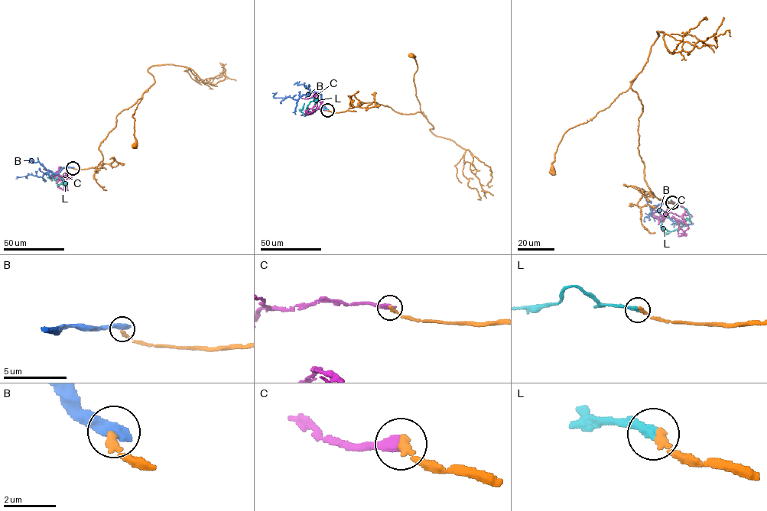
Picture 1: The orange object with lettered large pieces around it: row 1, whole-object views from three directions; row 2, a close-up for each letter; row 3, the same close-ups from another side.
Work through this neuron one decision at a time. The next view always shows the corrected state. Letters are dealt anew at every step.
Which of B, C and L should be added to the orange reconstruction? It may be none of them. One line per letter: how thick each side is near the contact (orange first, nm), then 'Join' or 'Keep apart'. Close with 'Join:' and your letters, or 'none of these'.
B: Thickness 240 nm (orange) against 480 nm. Keep apart
C: Thickness 280 nm (orange) against 400 nm. Keep apart
L: Thickness 260 nm (orange) against 300 nm. Join
Join: L

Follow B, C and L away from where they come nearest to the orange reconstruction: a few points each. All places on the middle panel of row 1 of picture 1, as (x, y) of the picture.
B: (327, 110), (323, 105), (321, 95), (317, 92), (311, 92), (297, 100), (289, 96), (274, 98), (272, 93)
C: (327, 110), (316, 108), (307, 114), (305, 111), (309, 114), (314, 109)
L: (327, 110), (316, 108), (304, 115), (307, 114), (307, 105), (316, 99), (310, 98)

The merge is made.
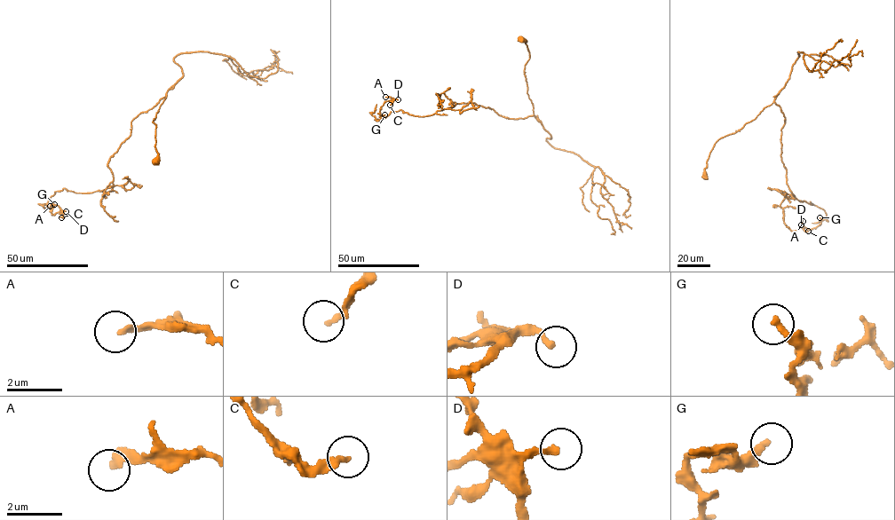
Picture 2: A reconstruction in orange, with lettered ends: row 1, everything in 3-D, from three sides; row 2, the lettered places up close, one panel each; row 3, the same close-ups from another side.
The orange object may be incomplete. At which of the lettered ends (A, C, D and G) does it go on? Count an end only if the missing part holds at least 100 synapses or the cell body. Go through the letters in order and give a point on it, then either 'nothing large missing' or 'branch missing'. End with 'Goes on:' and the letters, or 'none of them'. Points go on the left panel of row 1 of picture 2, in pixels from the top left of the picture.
A: place (50, 206); nothing large missing
C: place (61, 217); nothing large missing
D: place (66, 211); nothing large missing
G: place (54, 204); nothing large missing
Goes on: none of them

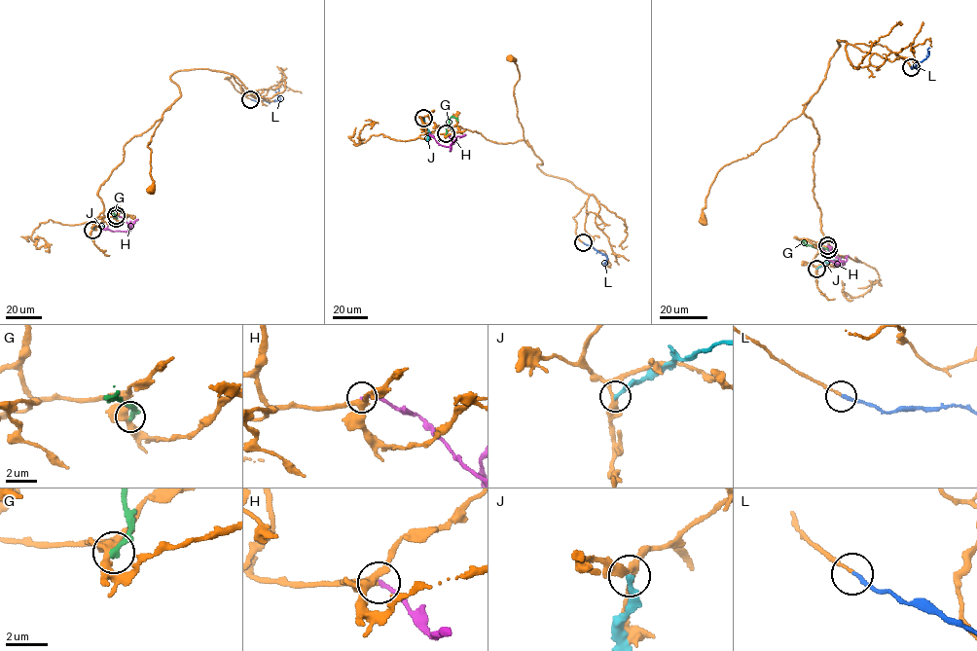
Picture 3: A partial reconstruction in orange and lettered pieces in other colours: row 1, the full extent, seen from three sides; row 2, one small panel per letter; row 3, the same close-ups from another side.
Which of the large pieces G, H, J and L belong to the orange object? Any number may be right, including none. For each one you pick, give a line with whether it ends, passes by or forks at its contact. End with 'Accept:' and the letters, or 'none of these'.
H: it ends
L: it ends
Accept: H, L

